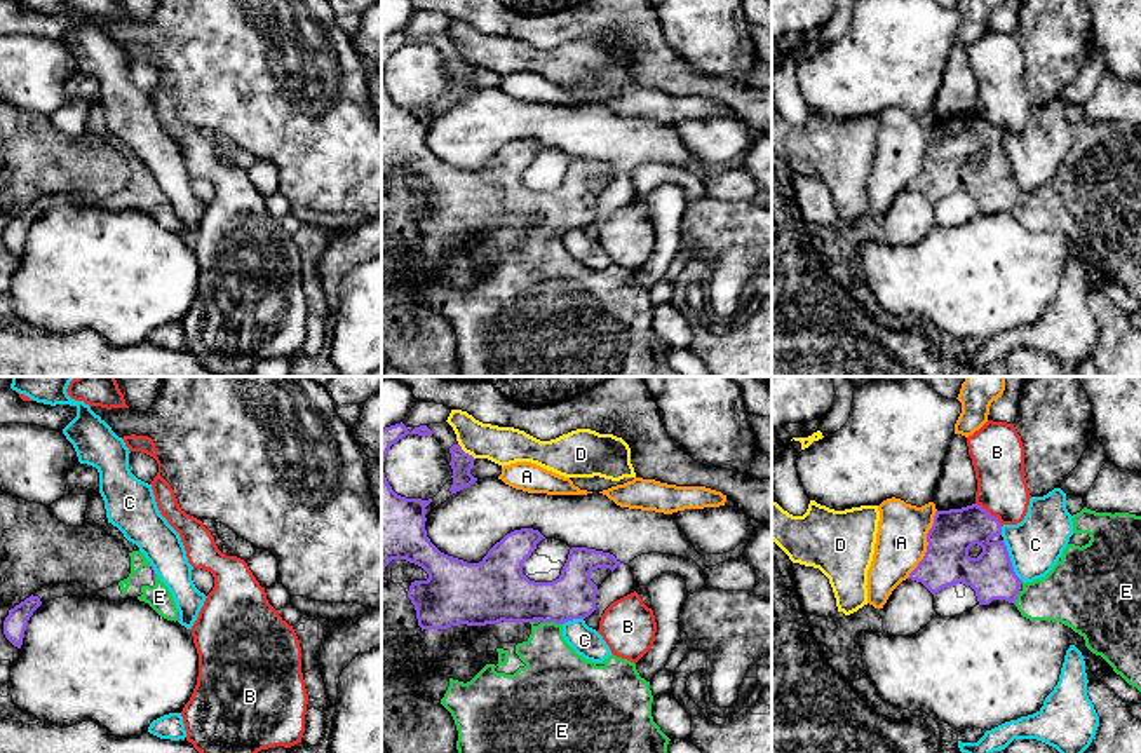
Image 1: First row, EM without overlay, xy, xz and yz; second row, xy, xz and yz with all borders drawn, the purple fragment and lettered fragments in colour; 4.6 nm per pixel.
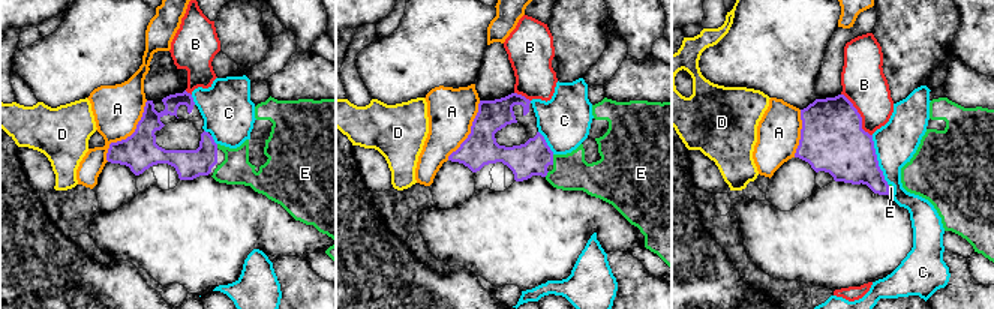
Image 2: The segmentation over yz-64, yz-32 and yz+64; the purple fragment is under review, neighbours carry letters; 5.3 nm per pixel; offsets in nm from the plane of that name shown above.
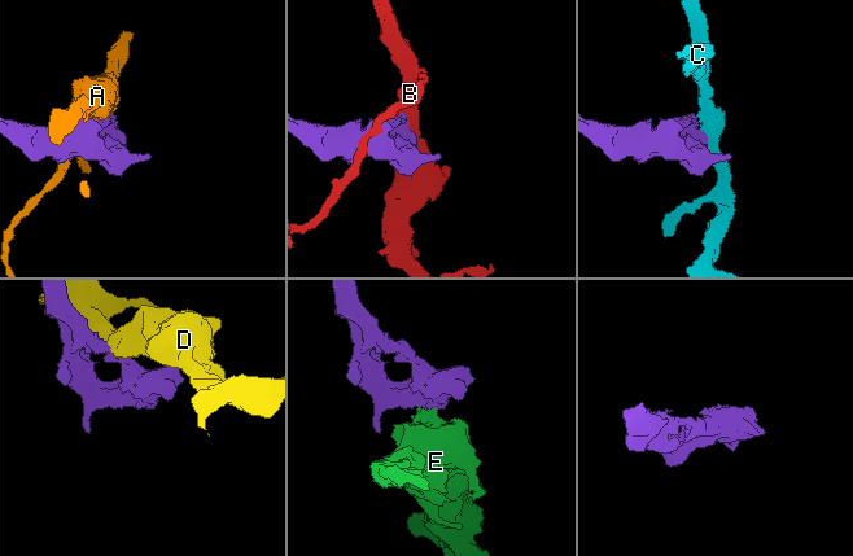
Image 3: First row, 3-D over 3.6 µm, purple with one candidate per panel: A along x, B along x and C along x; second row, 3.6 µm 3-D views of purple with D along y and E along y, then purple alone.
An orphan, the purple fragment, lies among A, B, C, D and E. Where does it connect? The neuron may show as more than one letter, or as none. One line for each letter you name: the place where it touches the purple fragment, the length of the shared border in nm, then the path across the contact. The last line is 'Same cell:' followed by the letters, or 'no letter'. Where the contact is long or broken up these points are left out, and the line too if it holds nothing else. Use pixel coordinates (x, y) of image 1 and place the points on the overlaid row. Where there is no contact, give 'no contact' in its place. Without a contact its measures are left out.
E: contact xz (553, 621); length 100 nm; way xz (507, 595), (533, 602), (553, 621), (554, 675)
Same cell: E

